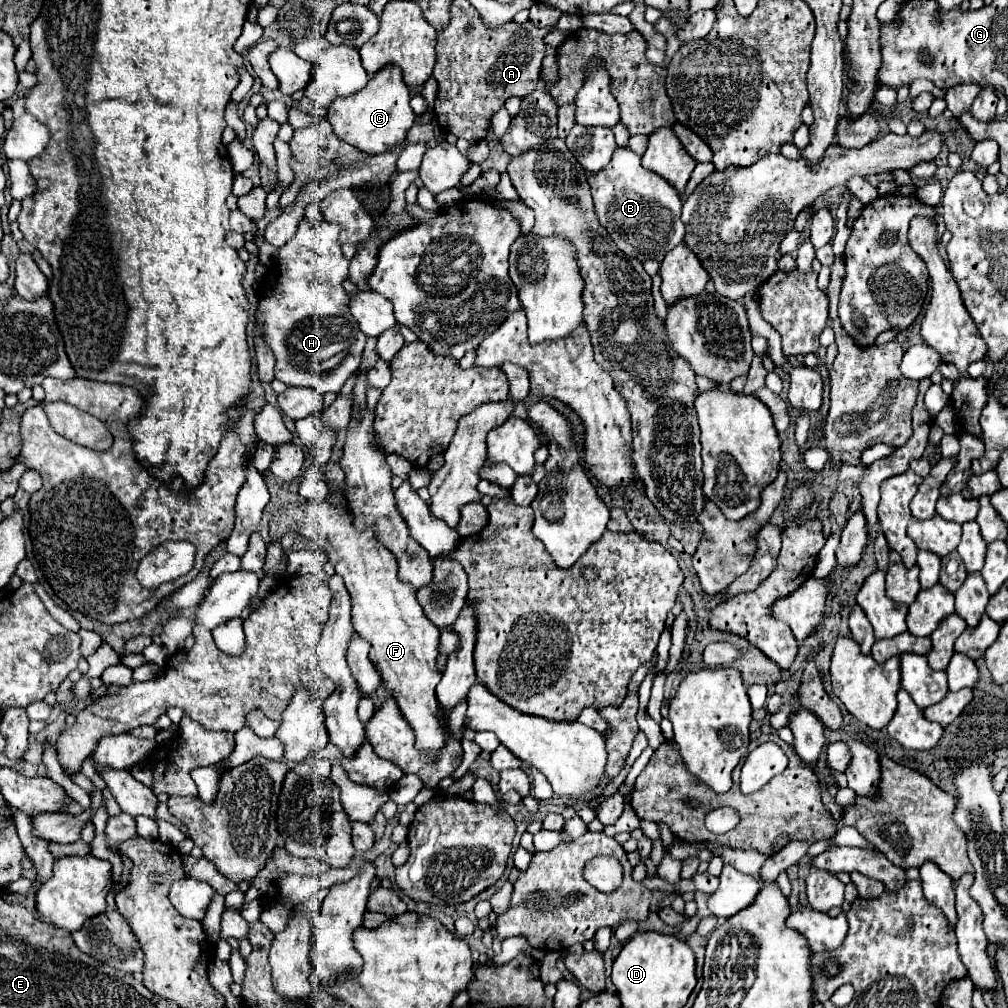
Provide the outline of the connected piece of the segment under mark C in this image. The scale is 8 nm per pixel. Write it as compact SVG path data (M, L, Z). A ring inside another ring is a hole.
M382 67L382 71L378 71L378 75L374 75L362 91L334 99L328 109L328 121L342 141L370 155L386 153L394 145L402 143L406 131L416 121L416 115L410 107L410 89L406 83L402 83L402 71L398 71L398 67Z

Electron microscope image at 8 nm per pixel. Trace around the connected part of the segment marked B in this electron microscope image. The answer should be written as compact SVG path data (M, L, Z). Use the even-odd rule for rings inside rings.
M616 149L608 167L590 175L590 187L600 225L608 229L614 243L626 255L636 257L638 261L660 261L684 239L684 223L680 219L682 195L678 195L678 191L674 191L660 175L644 169L634 151Z

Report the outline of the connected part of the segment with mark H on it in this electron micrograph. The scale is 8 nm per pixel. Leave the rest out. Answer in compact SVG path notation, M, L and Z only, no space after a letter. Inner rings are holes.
M302 219L296 235L280 249L276 269L268 275L262 289L260 313L264 319L264 339L276 357L276 379L286 385L312 387L320 395L334 391L338 393L346 379L358 369L366 337L362 335L358 321L350 313L350 295L342 283L348 279L348 261L340 249L340 227L330 221Z

